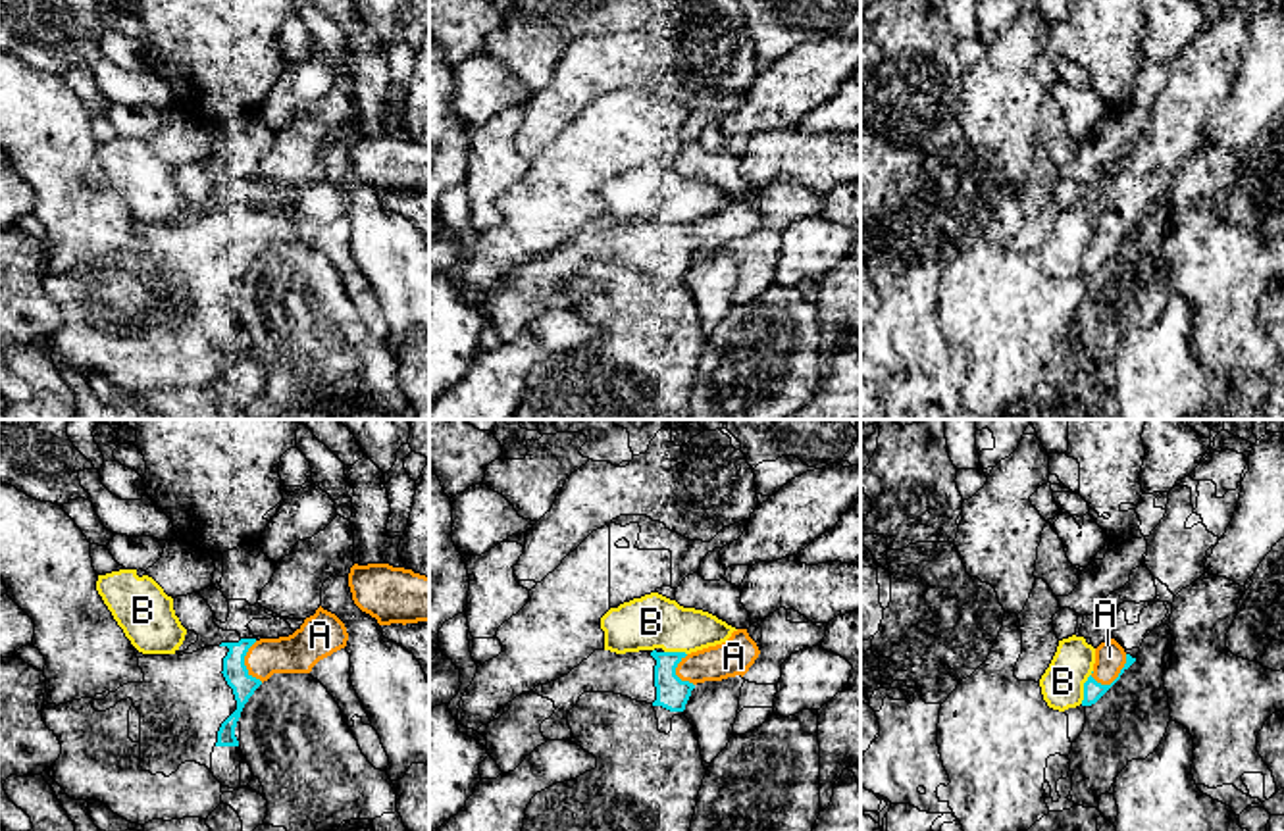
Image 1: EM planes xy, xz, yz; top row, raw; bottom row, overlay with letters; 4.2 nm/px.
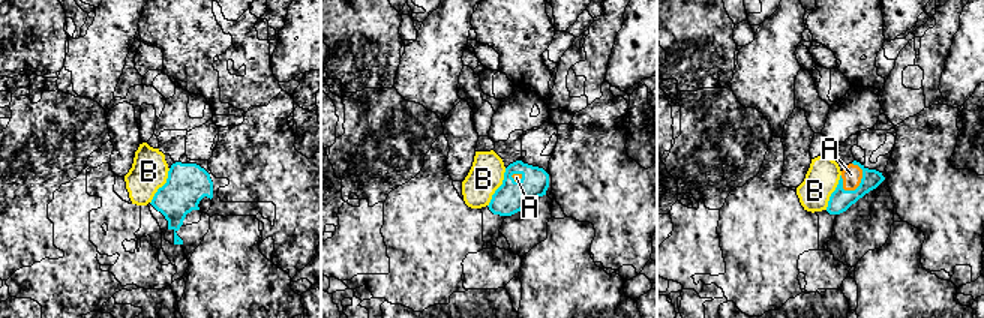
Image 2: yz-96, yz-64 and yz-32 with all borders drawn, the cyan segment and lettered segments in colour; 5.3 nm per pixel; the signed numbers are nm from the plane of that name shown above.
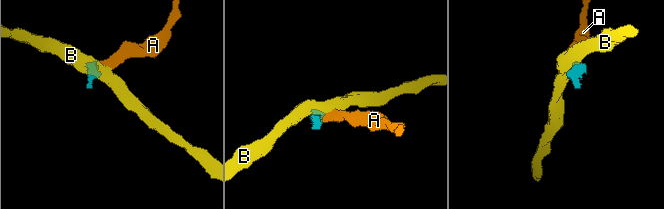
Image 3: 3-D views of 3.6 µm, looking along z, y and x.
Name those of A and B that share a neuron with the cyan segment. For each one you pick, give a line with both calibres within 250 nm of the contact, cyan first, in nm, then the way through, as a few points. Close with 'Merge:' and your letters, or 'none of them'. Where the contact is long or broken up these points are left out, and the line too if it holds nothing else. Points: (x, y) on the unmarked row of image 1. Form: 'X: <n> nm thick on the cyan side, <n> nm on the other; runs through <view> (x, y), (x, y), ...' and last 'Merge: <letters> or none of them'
A: 80 nm thick on the cyan side, 130 nm on the other
Merge: A

